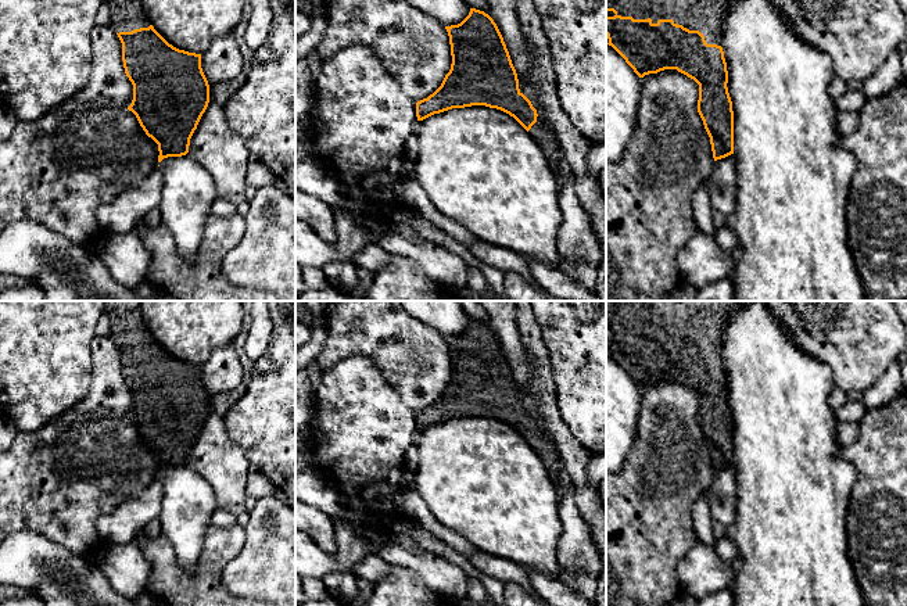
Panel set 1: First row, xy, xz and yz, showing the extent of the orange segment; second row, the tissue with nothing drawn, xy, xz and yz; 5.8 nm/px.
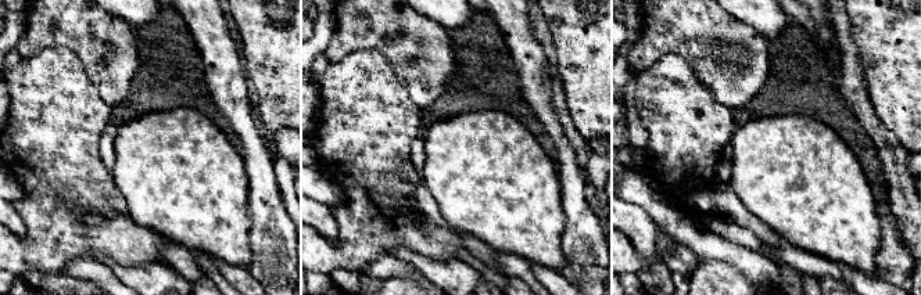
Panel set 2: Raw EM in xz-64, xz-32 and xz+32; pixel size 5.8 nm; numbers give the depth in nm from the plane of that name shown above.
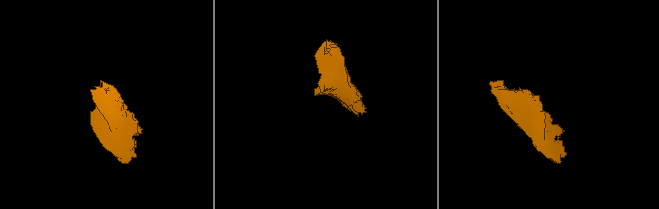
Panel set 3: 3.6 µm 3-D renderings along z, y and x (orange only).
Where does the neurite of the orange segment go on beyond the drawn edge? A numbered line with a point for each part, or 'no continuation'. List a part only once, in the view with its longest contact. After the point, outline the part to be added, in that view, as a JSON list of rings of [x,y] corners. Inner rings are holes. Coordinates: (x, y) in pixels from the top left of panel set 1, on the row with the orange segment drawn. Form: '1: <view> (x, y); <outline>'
1: xz (545, 137); [[[539,115],[537,116],[537,122],[531,126],[528,133],[544,151],[552,171],[558,173],[560,151],[556,133],[545,123]]]
2: yz (705, 15); [[[606,0],[606,8],[634,19],[673,19],[689,31],[699,31],[707,44],[723,44],[723,21],[731,0]]]

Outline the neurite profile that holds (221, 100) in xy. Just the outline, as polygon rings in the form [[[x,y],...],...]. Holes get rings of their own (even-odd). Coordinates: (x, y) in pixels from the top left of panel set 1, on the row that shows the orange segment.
[[[240,73],[232,80],[219,82],[209,86],[209,100],[214,100],[221,107],[223,107],[232,97],[233,93],[236,93],[247,79],[247,73]]]

